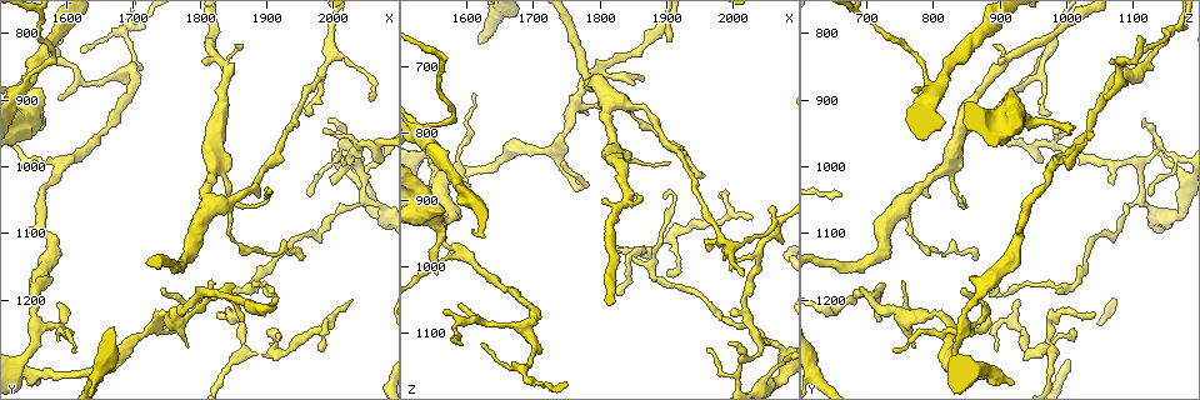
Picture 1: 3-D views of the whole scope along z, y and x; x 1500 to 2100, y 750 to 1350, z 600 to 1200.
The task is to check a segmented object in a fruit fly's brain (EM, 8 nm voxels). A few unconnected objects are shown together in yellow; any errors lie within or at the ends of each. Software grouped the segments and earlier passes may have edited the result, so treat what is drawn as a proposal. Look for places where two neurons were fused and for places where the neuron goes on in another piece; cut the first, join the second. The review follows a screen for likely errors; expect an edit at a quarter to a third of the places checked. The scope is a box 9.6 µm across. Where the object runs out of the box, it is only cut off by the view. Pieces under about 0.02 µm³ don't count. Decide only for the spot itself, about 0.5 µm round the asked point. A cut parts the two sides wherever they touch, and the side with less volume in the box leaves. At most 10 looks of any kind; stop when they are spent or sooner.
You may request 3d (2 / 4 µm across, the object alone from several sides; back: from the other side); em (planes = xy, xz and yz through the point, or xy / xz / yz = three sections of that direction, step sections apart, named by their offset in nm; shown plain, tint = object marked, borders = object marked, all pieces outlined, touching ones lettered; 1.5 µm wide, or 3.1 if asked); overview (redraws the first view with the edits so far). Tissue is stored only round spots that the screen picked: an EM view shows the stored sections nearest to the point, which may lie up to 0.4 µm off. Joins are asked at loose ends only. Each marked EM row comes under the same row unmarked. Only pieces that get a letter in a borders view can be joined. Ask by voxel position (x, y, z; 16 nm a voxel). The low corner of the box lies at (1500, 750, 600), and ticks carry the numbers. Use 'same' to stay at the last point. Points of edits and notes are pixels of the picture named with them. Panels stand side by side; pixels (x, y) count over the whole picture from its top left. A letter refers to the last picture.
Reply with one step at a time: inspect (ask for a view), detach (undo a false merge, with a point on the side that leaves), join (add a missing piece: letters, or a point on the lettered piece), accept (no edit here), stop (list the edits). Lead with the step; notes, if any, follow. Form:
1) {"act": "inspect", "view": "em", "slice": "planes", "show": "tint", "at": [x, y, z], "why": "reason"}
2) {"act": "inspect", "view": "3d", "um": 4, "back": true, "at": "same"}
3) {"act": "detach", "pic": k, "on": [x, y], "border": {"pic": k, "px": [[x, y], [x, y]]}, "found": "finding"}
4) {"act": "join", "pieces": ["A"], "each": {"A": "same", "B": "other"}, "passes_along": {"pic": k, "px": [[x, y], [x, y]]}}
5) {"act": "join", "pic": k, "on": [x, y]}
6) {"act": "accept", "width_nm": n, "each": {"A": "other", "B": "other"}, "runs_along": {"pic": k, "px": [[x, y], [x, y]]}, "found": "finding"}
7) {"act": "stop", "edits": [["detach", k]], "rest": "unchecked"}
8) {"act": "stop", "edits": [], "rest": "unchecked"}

{"act": "inspect", "view": "em", "slice": "planes", "show": "tint", "at": [1860, 1040, 765], "why": "calibre changes"}

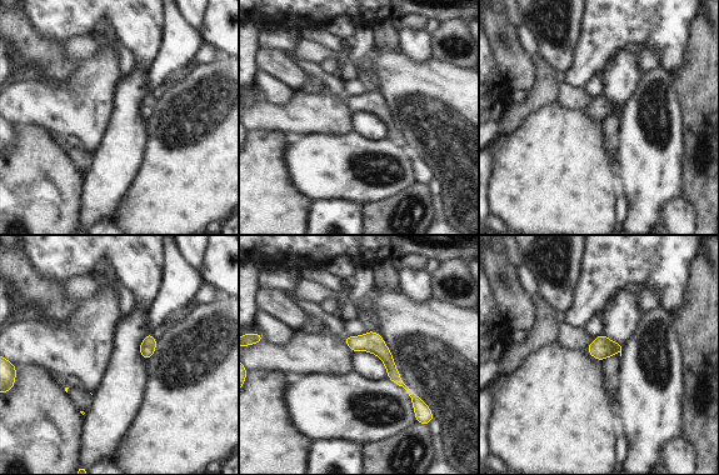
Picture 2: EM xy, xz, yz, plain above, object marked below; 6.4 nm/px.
{"act": "inspect", "view": "em", "slice": "planes", "show": "borders", "at": "same", "why": "see the neighbours"}

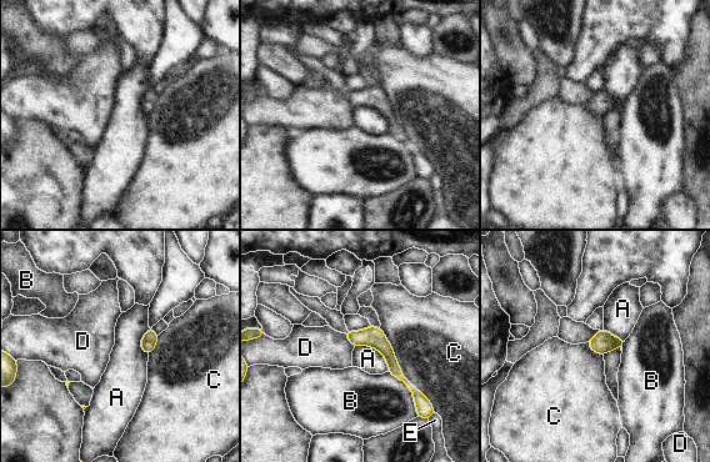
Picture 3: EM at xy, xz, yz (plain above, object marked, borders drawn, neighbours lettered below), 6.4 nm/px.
{"act": "accept", "each": {"A": "other", "B": "other", "C": "other", "D": "other", "E": "other"}, "runs_along": {"pic": 3, "px": [[350, 334], [373, 337], [418, 397]]}, "found": "continuous, no second neuron"}

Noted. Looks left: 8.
{"act": "inspect", "view": "em", "slice": "planes", "show": "tint", "at": [1555, 1240, 845], "why": "a narrow waist"}

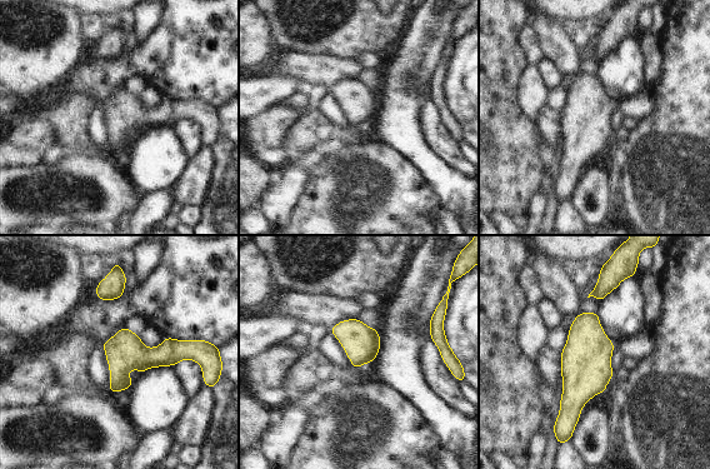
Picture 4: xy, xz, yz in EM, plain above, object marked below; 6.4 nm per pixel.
{"act": "inspect", "view": "em", "slice": "planes", "show": "borders", "at": "same"}

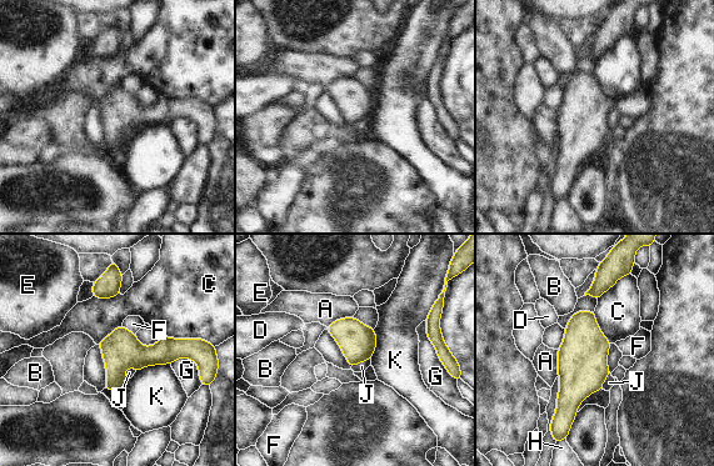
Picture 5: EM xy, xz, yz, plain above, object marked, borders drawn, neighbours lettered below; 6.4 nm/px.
{"act": "accept", "width_nm": 240, "each": {"A": "other", "B": "other", "C": "other", "D": "other", "E": "other", "F": "other", "G": "other", "H": "other", "J": "other", "K": "other"}, "found": "one neuron here"}

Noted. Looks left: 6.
{"act": "inspect", "view": "em", "slice": "xz", "step": 4, "show": "tint", "at": [1780, 1270, 770], "why": "an open end"}

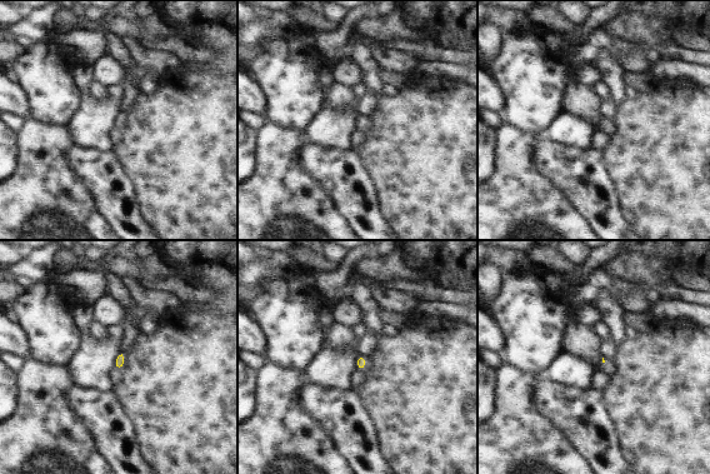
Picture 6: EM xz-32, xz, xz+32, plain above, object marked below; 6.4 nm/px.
{"act": "inspect", "view": "em", "slice": "planes", "show": "borders", "at": "same", "why": "cut it another way"}

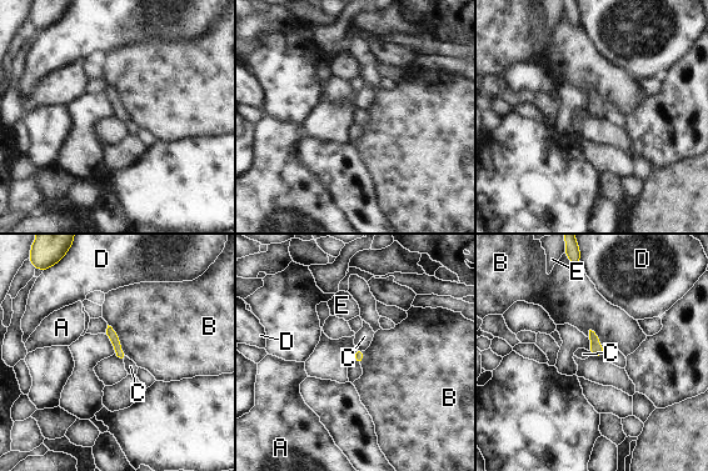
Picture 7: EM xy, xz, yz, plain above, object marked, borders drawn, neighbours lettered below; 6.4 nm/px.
{"act": "accept", "longest_contact_nm": ["B", 220], "each": {"A": "other", "B": "other", "C": "other", "D": "other", "E": "other"}, "found": "no lettered piece goes on from it"}

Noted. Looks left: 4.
{"act": "inspect", "view": "em", "slice": "planes", "show": "borders", "at": [1985, 945, 990], "why": "tapers out"}

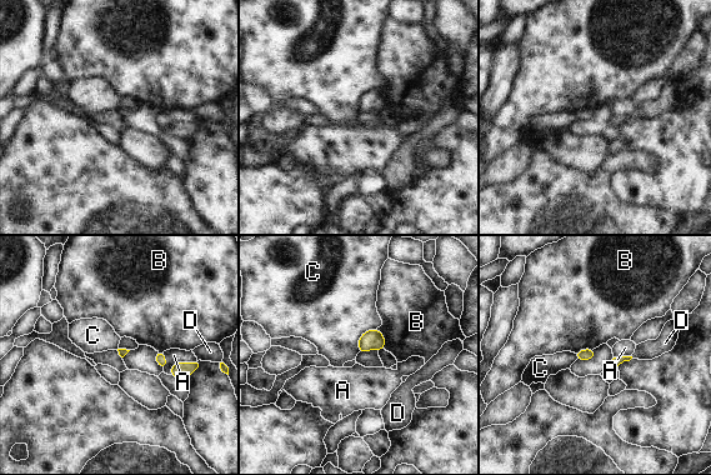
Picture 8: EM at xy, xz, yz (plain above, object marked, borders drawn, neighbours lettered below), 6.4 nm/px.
{"act": "accept", "each": {"A": "other", "B": "other", "C": "other", "D": "other"}, "found": "none of them fits"}

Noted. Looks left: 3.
{"act": "stop", "edits": [], "rest": "unchecked"}

